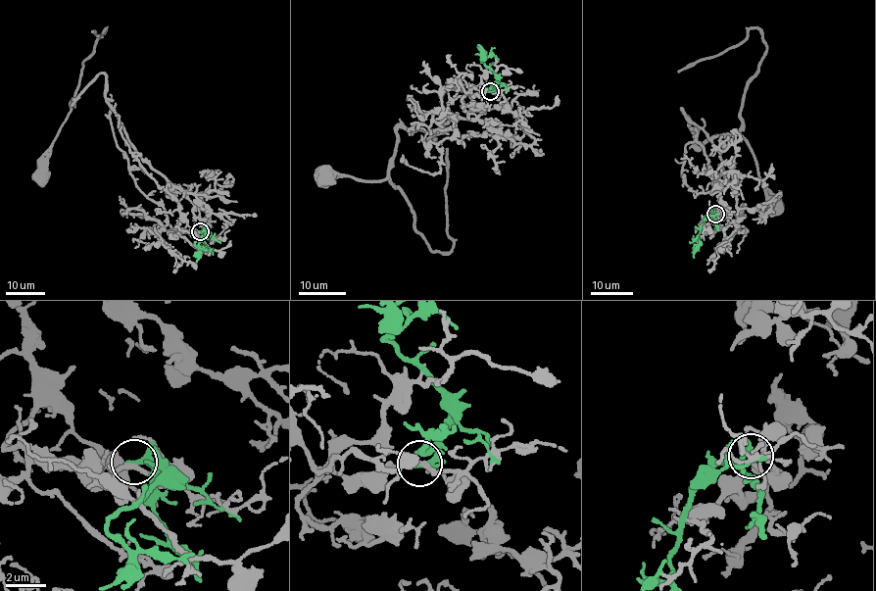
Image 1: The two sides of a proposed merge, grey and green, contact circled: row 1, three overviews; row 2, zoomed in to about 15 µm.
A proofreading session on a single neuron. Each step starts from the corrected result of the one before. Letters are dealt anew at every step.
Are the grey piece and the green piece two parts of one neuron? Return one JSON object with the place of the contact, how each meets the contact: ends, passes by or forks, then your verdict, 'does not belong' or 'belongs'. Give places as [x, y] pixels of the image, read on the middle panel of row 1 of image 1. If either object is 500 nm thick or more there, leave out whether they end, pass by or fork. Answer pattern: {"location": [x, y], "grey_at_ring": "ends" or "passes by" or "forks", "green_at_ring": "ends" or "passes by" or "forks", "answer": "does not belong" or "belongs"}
{"location": [490, 91], "grey_at_ring": "passes by", "green_at_ring": "passes by", "answer": "does not belong"}

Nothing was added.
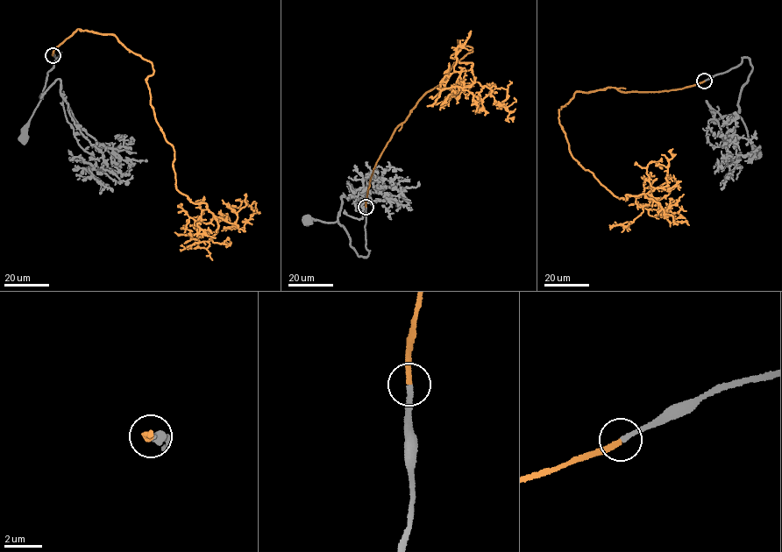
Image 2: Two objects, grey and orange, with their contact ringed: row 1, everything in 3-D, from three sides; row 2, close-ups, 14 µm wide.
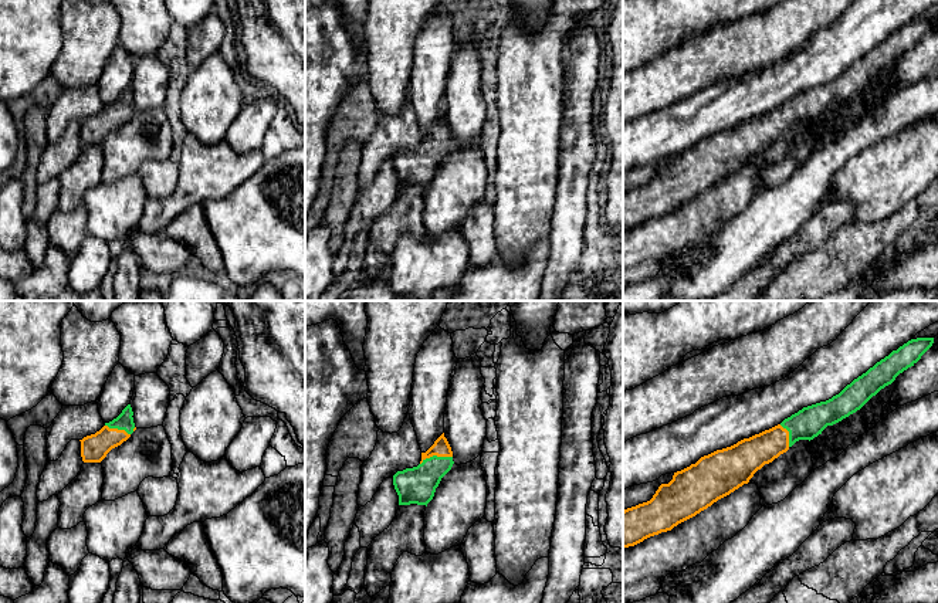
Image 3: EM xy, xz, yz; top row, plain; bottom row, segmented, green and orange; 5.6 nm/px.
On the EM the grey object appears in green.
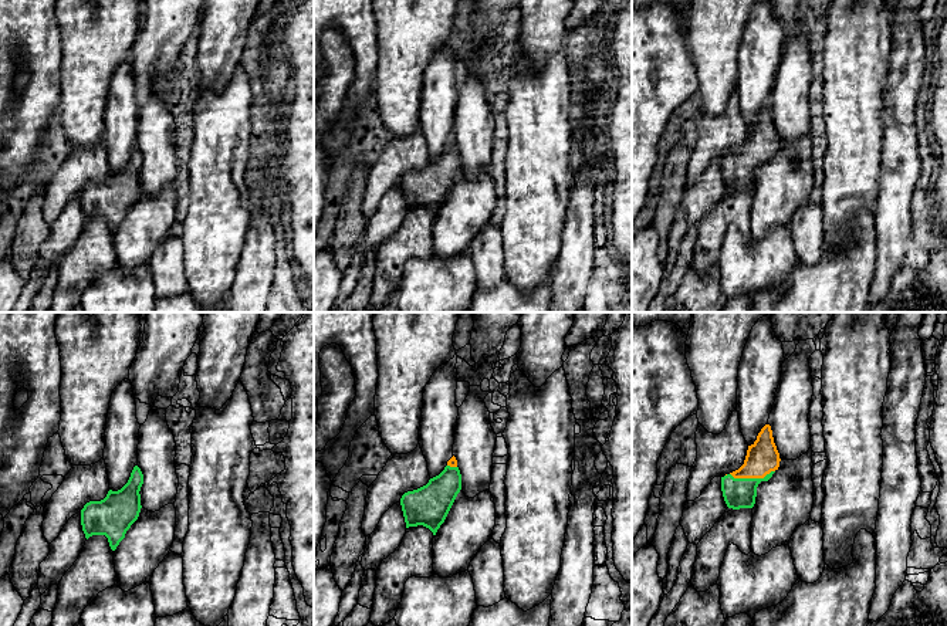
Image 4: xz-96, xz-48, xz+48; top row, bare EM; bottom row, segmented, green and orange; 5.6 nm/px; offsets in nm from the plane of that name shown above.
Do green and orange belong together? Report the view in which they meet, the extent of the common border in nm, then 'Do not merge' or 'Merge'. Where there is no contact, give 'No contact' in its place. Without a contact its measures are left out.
Touches green in xz. Shared border 190 nm. Merge

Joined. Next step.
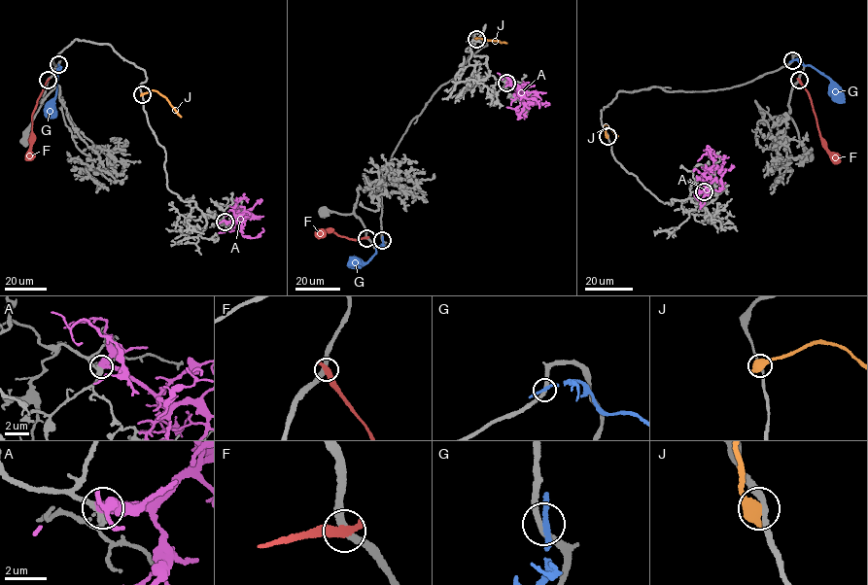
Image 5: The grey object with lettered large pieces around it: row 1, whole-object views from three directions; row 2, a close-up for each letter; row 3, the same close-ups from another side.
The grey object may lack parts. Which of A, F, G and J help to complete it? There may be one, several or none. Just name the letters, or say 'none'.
none

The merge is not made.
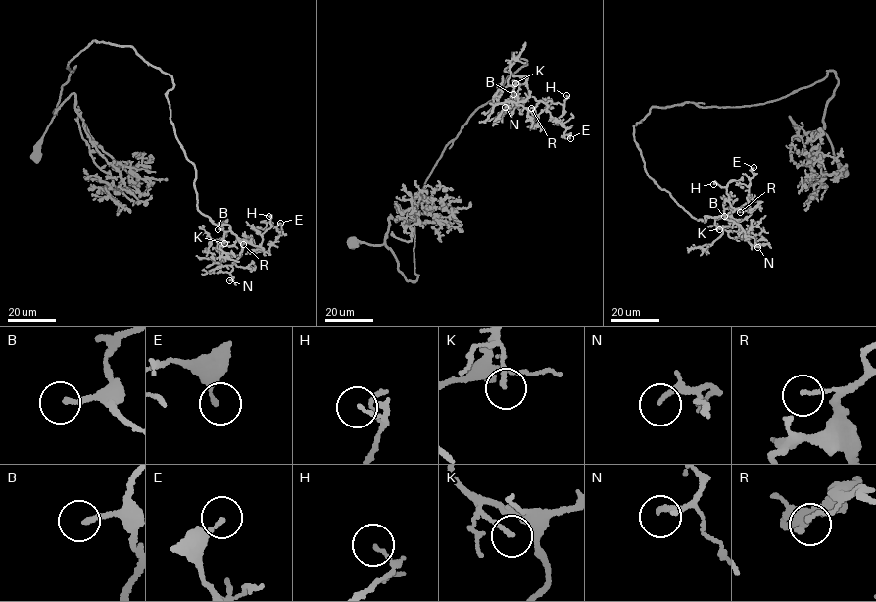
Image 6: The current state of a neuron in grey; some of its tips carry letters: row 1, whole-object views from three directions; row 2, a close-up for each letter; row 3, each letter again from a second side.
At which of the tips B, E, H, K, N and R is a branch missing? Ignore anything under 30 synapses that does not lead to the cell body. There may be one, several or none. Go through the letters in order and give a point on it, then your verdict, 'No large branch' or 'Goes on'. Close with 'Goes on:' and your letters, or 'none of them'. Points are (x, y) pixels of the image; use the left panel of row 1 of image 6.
B: Place: (218, 229). No large branch
E: Place: (280, 223). No large branch
H: Place: (268, 216). No large branch
K: Place: (224, 243). No large branch
N: Place: (229, 280). Goes on
R: Place: (243, 244). No large branch
Goes on: N

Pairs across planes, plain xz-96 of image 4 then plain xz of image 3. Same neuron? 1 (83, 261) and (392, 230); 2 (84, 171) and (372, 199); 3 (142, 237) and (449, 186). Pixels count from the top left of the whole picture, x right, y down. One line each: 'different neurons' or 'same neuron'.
1: same neuron
2: different neurons
3: same neuron

